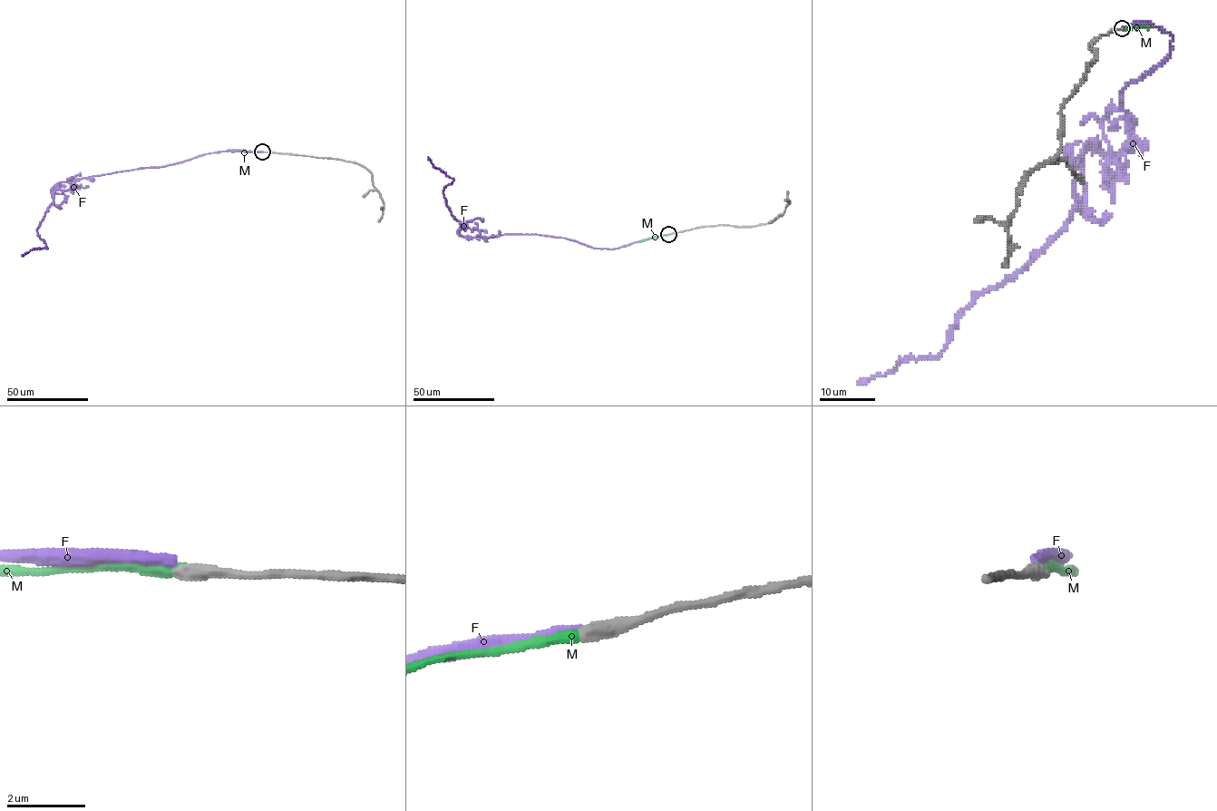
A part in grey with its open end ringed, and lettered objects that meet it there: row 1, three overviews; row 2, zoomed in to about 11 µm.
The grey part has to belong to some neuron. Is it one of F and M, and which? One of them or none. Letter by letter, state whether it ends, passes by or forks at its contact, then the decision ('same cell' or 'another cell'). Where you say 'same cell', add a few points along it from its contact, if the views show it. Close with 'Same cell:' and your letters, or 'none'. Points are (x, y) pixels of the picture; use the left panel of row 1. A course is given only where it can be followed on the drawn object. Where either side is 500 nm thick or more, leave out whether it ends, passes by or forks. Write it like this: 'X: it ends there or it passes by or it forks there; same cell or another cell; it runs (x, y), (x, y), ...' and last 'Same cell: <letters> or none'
F: it ends there; another cell
M: it ends there; same cell; it runs (262, 151), (231, 151)
Same cell: M

